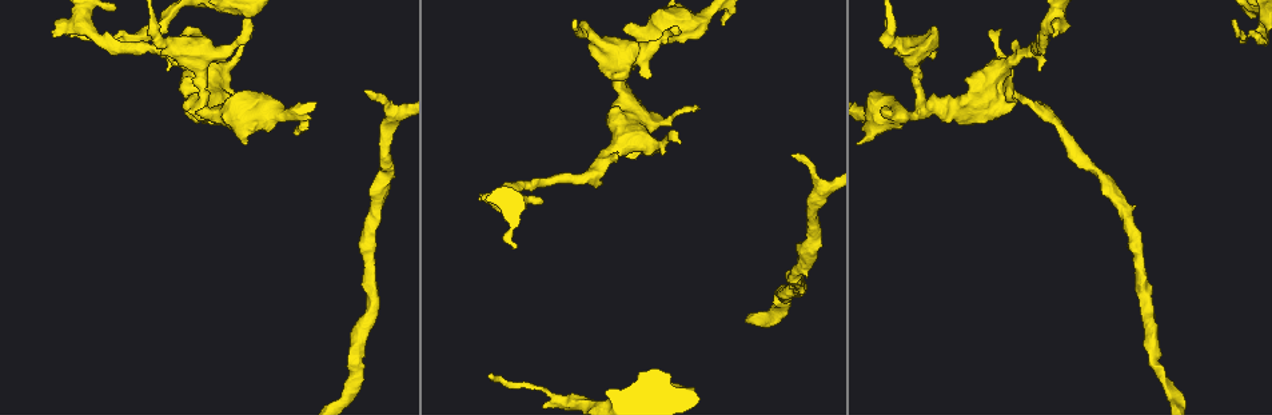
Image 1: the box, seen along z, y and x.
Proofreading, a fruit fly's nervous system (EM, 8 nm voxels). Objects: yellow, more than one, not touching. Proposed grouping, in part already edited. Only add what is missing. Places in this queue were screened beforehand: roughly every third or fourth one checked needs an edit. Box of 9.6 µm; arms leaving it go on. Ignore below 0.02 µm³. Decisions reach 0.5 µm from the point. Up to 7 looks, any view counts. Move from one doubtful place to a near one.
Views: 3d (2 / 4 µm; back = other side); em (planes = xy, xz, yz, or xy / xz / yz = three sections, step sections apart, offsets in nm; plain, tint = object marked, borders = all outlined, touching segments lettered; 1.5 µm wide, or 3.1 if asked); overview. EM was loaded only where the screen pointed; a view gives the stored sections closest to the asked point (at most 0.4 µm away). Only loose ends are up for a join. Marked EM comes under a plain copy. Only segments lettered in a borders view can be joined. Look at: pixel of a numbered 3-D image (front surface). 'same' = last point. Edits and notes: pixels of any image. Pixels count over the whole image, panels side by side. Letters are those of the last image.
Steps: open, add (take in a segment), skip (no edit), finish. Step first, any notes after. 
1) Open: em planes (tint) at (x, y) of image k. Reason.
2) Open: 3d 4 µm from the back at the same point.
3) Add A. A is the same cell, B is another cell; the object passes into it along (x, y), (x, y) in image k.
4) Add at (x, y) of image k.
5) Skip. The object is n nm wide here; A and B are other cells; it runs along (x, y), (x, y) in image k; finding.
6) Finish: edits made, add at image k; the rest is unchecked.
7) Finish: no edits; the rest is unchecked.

Open: 3d 4 µm from the back at (1019, 93) of image 1. Thin end.

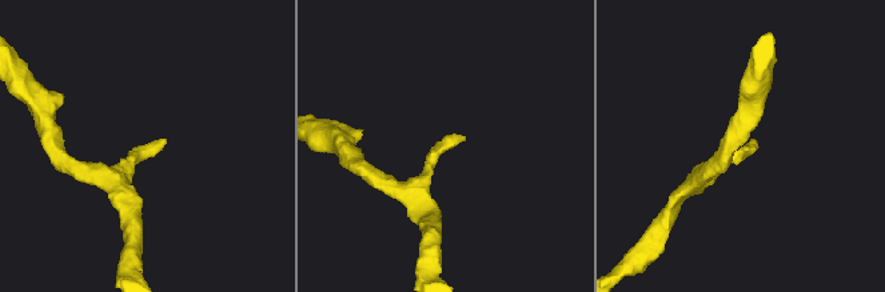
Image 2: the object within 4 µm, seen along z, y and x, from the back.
Open: em planes (borders) at (165, 143) of image 2.

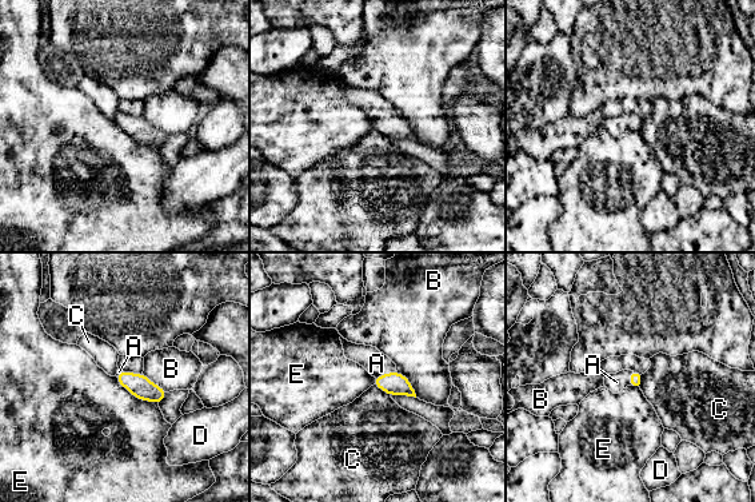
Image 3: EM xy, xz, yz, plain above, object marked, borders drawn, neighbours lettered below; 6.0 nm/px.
Add A. A is the same cell, B, C, D and E are other cells; the object passes into it along (394, 383), (386, 374), (376, 363) in image 3; the cell continues.

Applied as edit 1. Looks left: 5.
Open: overview. See it whole again.

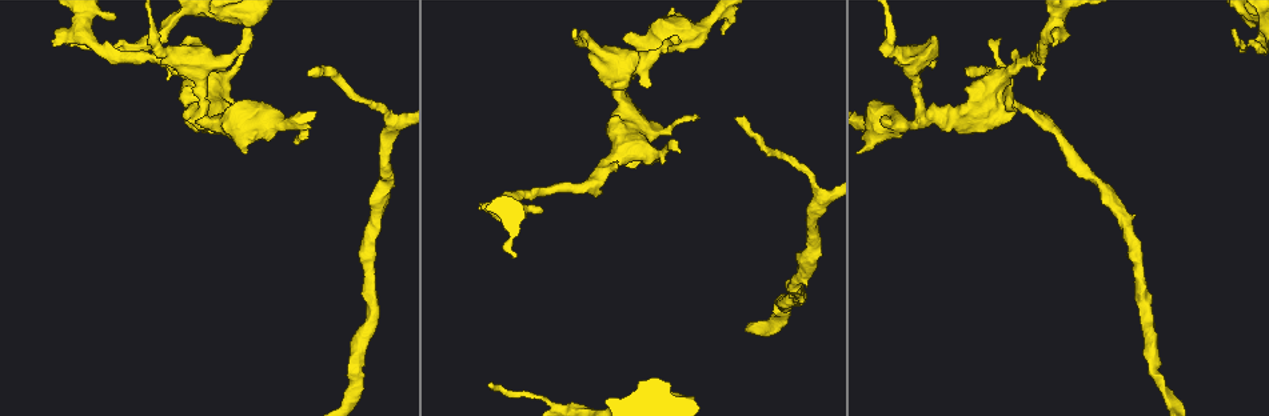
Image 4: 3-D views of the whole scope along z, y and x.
Open: 3d 4 µm at (968, 76) of image 4. Long arm stops here.

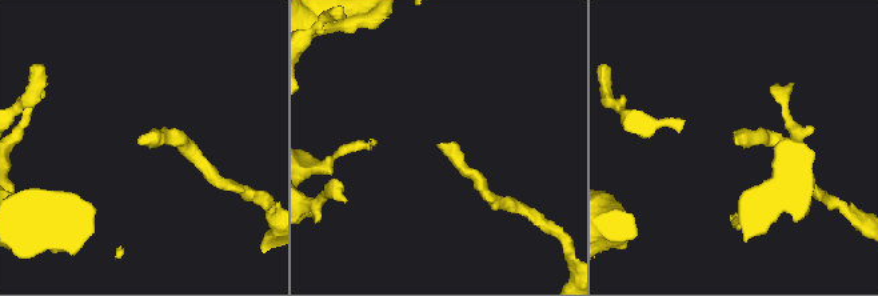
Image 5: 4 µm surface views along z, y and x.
Open: em xz step 8 (borders) at (735, 143) of image 5.

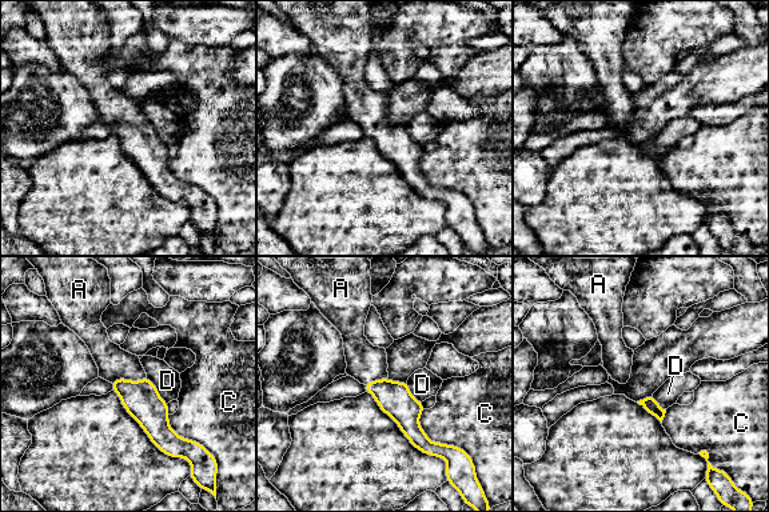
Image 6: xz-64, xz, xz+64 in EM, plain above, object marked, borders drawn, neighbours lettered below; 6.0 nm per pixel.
Add A. A is the same cell, C and D are other cells; the object passes into it along (140, 399), (128, 380), (114, 363) in image 6; it goes on there.

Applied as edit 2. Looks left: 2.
Open: em planes (tint) at (244, 28) of image 4. Free end.

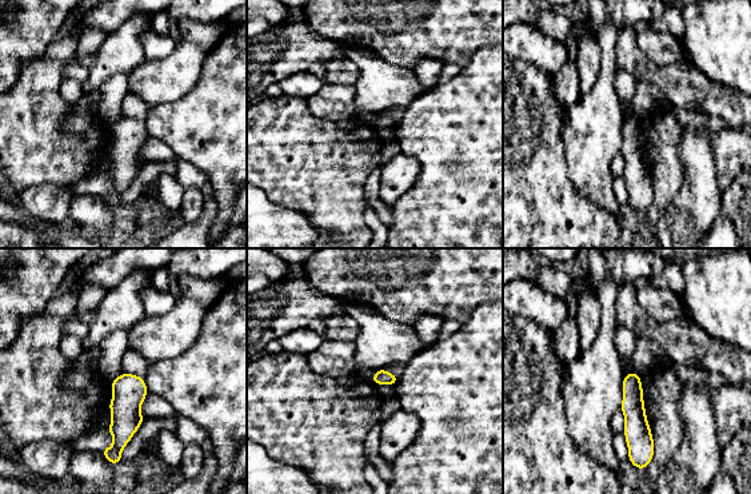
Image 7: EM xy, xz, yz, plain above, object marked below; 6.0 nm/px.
Open: em planes (borders) at the same point. What lies round it.

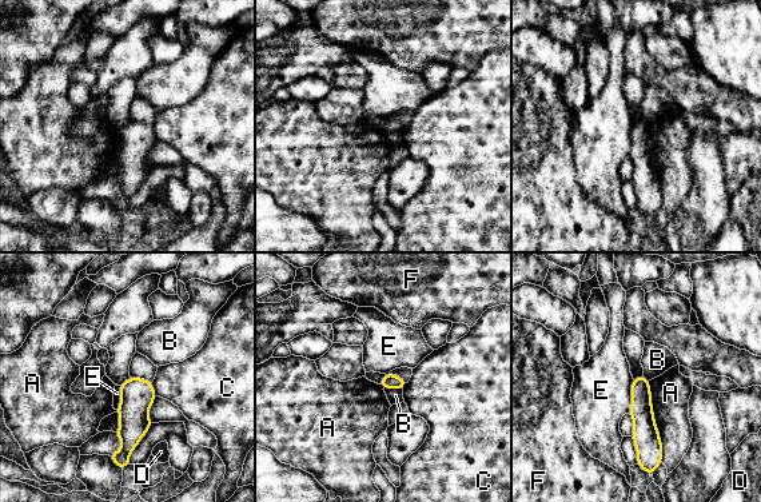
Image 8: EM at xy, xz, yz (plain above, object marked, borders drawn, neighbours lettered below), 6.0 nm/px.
Skip. The longest contact is with A, 500 nm; A, B, C, D, E and F are other cells; no lettered segment goes on from it.

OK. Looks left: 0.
Finish: edits made, add at image 3, add at image 6; the rest is unchecked.

